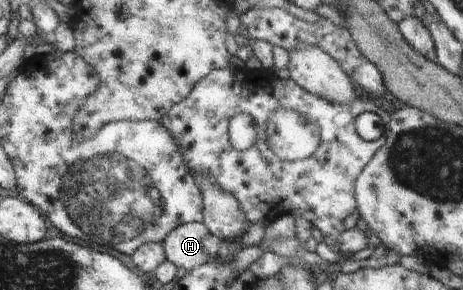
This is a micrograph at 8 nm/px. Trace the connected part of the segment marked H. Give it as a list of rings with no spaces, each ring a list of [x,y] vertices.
[[[191,222],[175,228],[162,244],[167,260],[181,272],[190,272],[215,260],[223,243],[225,240],[212,234],[204,223]]]

